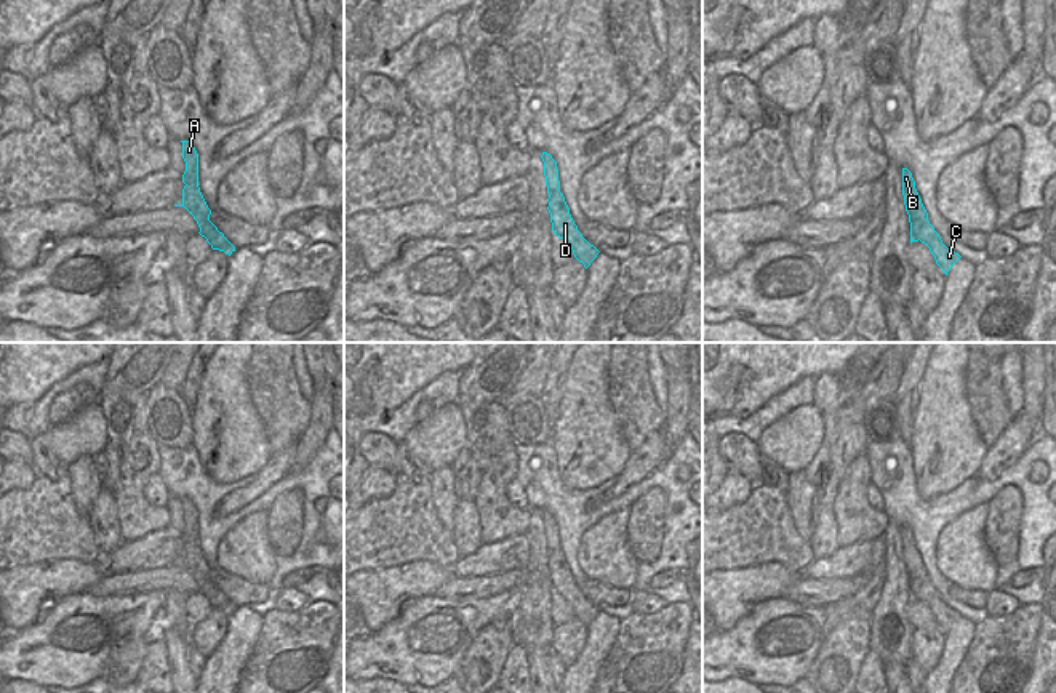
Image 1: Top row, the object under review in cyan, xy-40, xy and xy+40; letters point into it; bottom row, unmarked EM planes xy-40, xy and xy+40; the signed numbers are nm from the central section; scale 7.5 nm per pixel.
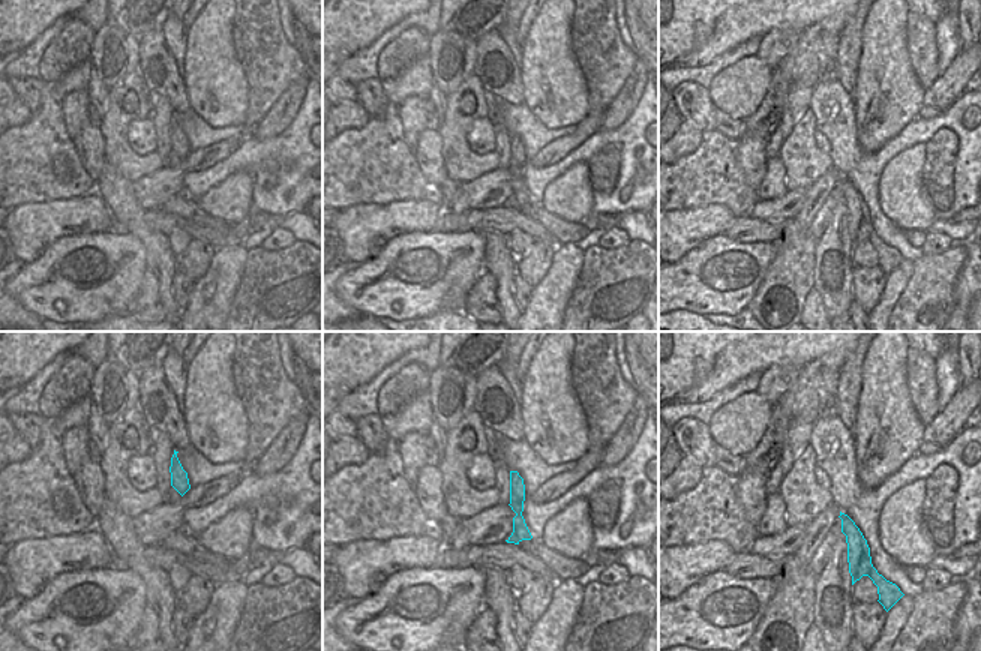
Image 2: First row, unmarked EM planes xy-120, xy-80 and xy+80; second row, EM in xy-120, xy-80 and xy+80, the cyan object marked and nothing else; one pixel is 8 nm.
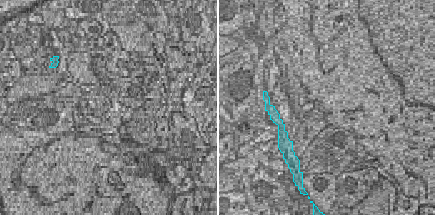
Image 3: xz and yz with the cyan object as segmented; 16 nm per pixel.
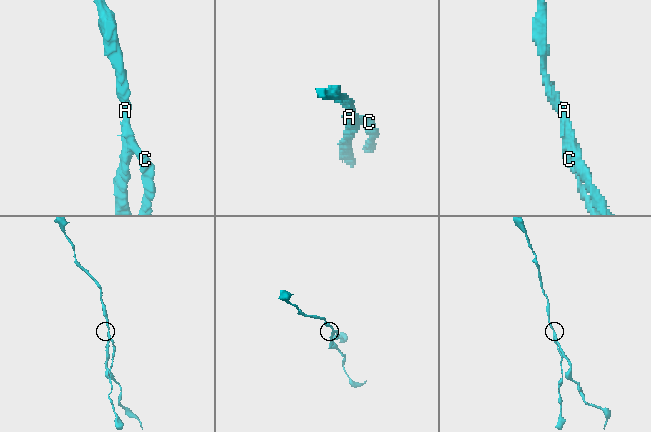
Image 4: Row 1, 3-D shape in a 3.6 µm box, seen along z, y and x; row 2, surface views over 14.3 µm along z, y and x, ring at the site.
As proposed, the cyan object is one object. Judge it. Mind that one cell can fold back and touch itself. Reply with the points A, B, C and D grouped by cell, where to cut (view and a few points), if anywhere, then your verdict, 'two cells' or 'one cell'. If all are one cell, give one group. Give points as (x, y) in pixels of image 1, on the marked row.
A B / C D | xy+40 (927, 218), (917, 239) | two cells

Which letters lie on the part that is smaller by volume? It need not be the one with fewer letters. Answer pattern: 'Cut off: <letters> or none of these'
Cut off: C, D

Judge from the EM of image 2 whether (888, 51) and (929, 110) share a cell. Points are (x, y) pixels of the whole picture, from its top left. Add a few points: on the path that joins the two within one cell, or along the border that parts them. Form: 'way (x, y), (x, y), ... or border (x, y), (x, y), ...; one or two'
border (926, 90), (917, 116); two

